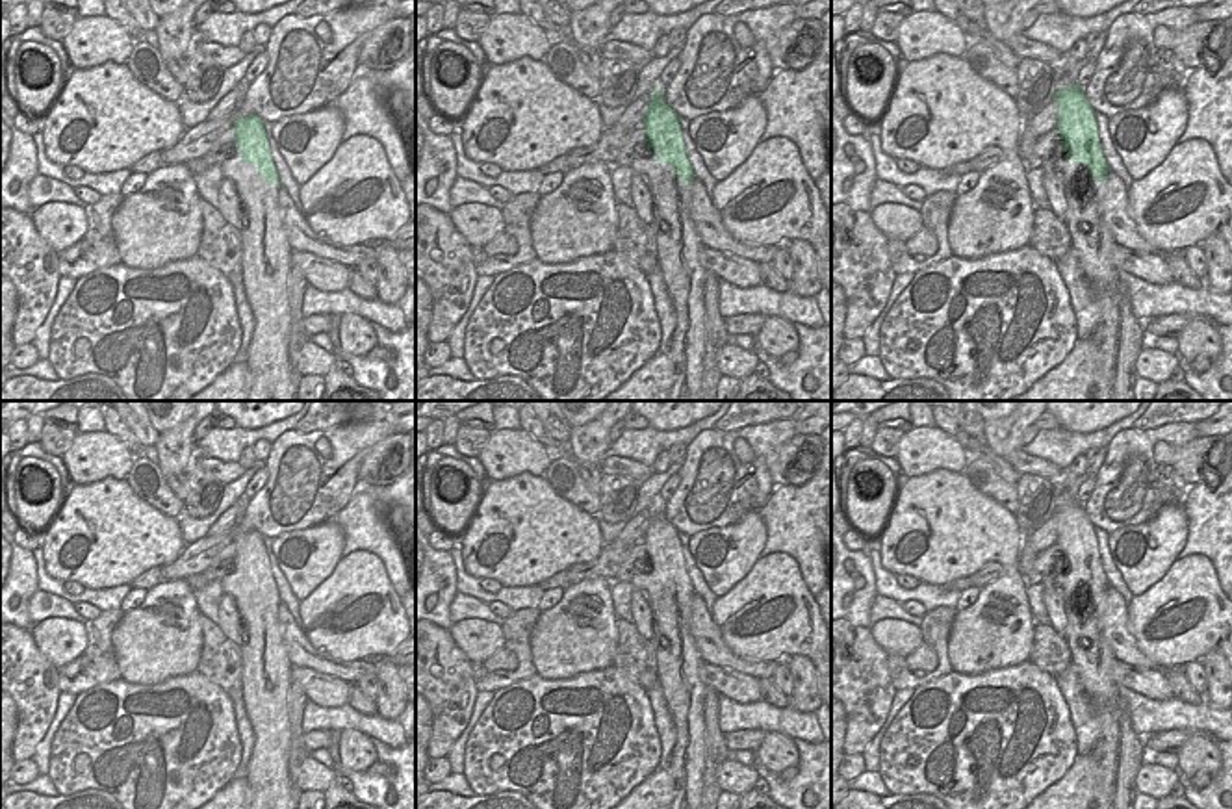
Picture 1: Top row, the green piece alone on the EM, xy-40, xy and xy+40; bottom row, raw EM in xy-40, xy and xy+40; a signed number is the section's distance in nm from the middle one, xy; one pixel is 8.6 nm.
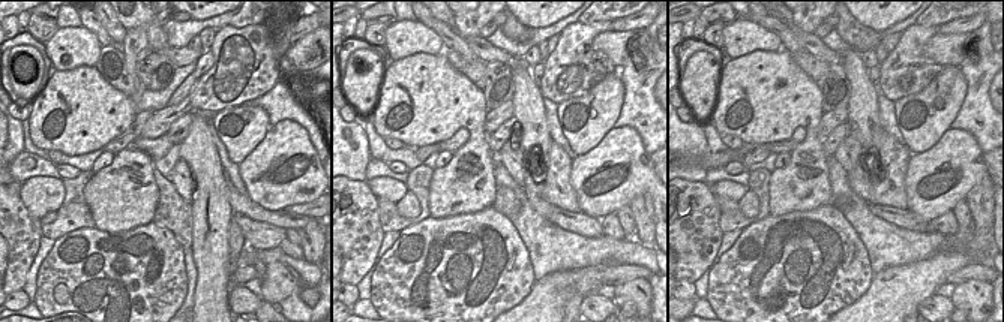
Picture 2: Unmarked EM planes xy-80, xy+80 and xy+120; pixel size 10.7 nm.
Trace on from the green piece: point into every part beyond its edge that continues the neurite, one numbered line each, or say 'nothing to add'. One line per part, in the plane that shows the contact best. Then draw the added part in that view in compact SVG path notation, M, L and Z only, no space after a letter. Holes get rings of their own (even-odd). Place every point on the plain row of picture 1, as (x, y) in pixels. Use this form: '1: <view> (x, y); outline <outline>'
1: xy+40 (1093, 659); outline M1071 573L1052 577L1050 584L1065 594L1067 627L1063 638L1102 727L1102 737L1091 750L1097 761L1097 787L1091 809L1113 809L1121 738L1117 709L1121 700L1119 685L1113 679L1117 659L1098 631L1098 616L1106 596L1098 597L1089 581L1074 581Z

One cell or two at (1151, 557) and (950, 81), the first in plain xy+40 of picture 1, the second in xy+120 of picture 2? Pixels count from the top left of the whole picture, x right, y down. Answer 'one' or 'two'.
one

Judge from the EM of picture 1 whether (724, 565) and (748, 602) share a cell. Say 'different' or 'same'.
different

